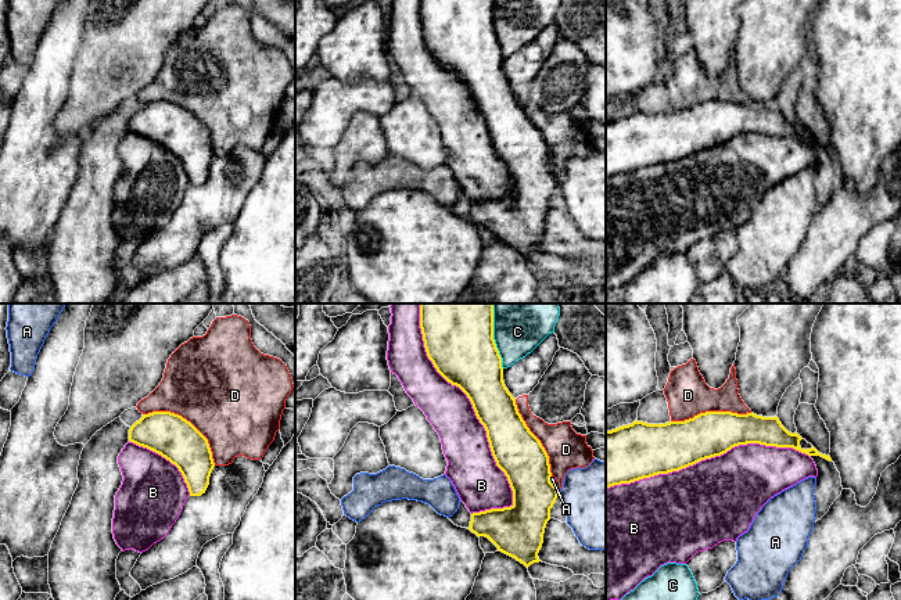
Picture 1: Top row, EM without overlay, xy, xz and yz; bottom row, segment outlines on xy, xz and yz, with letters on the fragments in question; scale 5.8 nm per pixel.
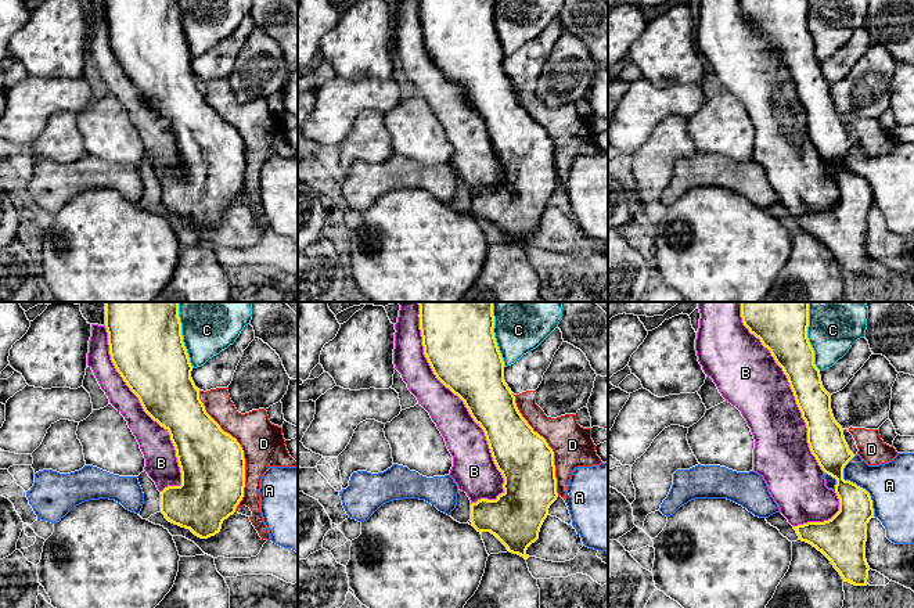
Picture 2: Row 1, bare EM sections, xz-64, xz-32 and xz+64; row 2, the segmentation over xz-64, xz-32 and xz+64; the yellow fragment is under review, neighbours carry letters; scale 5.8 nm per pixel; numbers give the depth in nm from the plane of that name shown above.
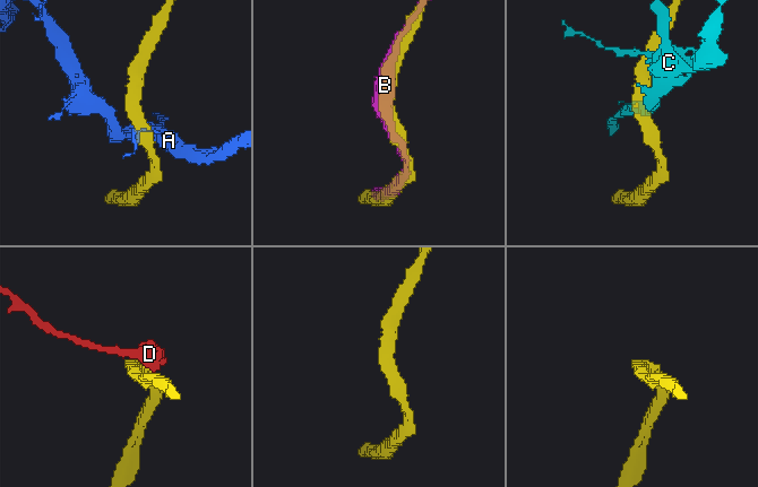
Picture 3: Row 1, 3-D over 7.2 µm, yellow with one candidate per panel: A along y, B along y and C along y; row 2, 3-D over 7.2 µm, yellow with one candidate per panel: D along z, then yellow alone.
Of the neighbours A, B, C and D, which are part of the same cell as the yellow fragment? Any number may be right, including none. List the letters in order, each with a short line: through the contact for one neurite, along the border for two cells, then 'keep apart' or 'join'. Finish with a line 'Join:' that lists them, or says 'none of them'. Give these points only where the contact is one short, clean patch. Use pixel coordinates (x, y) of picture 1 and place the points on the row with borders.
A: keep apart
B: keep apart
C: keep apart
D: keep apart
Join: none of them

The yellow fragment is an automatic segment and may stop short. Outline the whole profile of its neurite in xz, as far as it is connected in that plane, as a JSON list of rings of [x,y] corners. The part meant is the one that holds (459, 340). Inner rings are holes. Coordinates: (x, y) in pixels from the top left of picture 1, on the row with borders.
[[[420,303],[420,328],[428,359],[437,371],[452,385],[459,387],[470,399],[477,418],[487,431],[487,438],[496,466],[505,473],[513,491],[513,504],[471,514],[469,529],[478,538],[488,538],[499,552],[516,558],[527,568],[539,563],[538,553],[550,520],[559,492],[550,482],[549,456],[541,441],[530,431],[518,413],[516,399],[503,381],[502,358],[493,339],[493,303]]]

